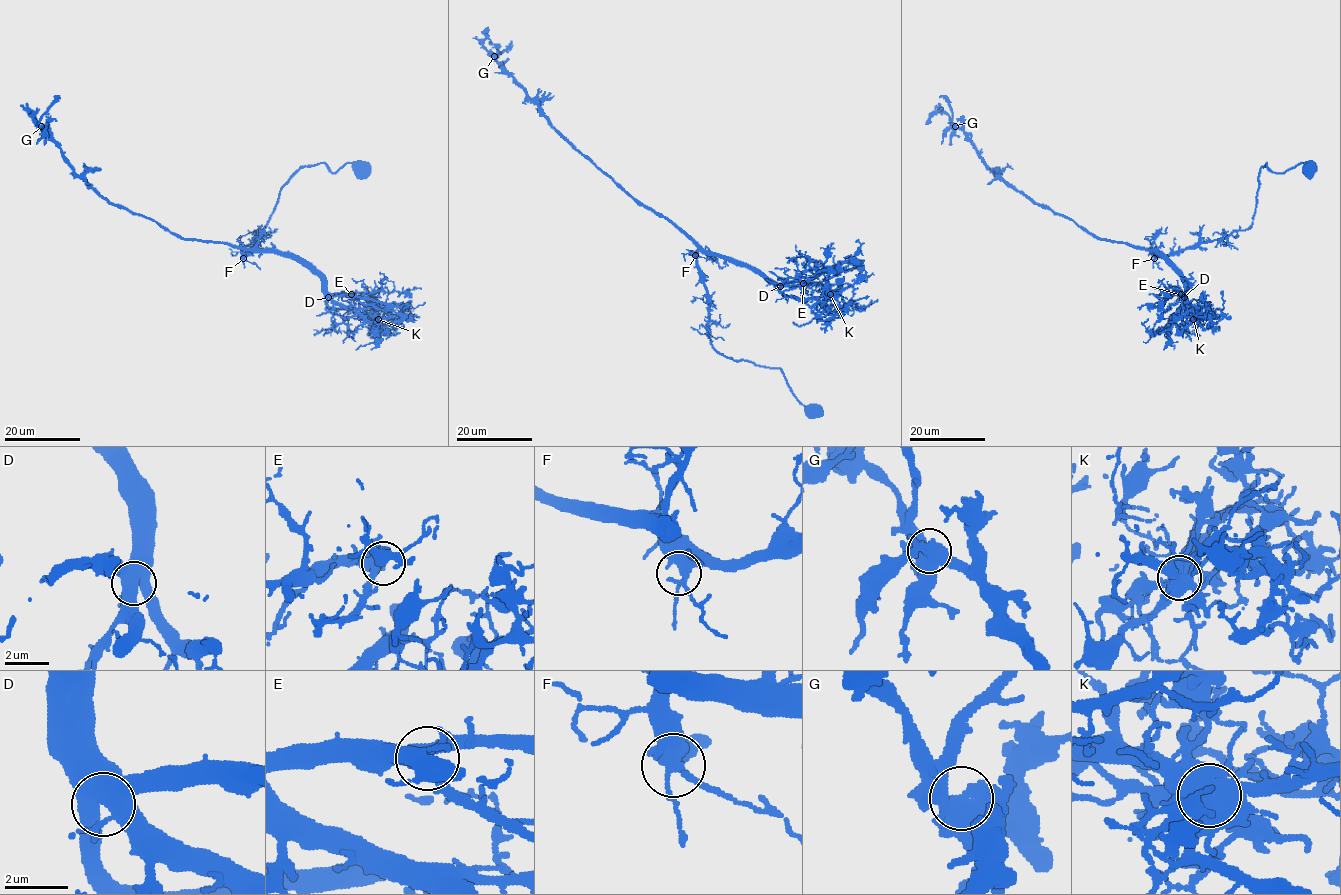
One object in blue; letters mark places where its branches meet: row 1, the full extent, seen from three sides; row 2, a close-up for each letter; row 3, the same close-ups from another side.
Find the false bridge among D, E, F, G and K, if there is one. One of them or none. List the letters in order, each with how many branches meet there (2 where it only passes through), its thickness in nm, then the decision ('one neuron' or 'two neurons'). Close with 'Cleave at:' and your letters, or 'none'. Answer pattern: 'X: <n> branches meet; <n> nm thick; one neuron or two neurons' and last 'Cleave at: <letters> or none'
D: 5 branches meet; 550 nm thick; one neuron
E: 4 branches meet; 360 nm thick; one neuron
F: 4 branches meet; 400 nm thick; one neuron
G: 4 branches meet; 480 nm thick; one neuron
K: 8 branches meet; 700 nm thick; two neurons
Cleave at: K

